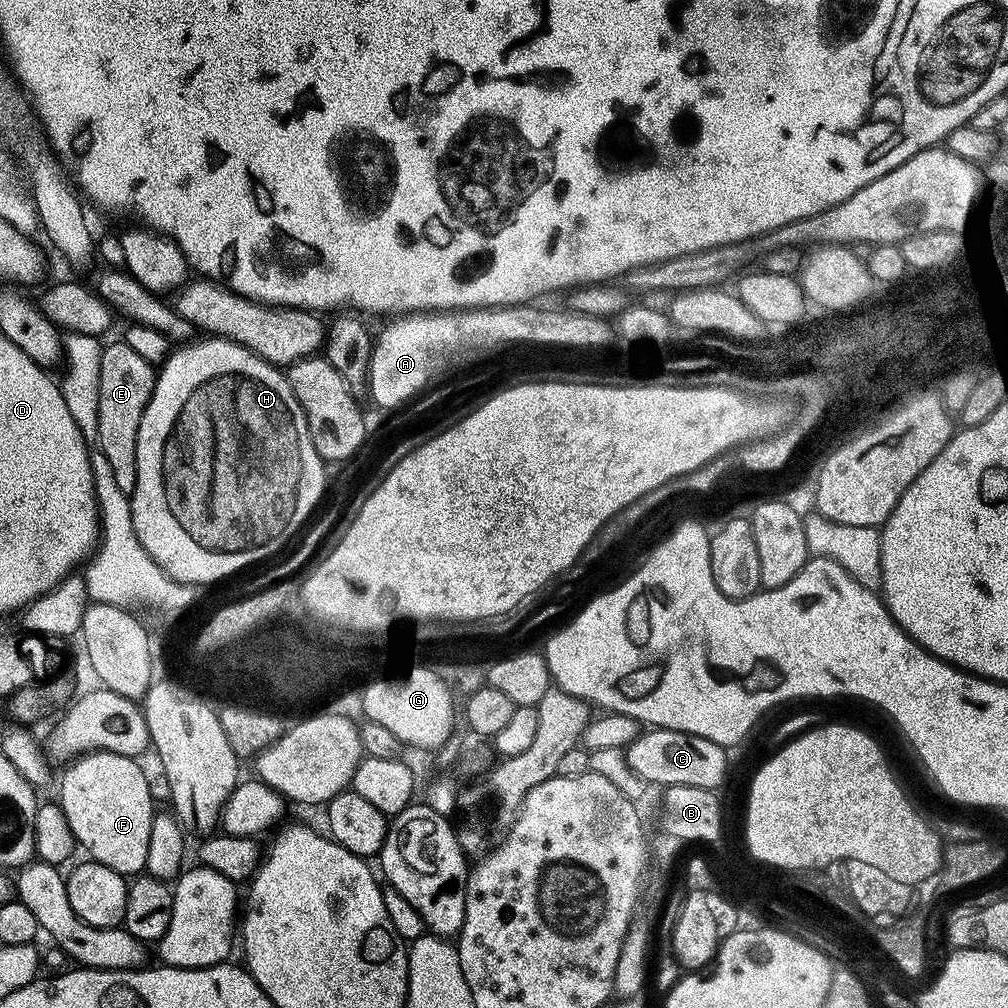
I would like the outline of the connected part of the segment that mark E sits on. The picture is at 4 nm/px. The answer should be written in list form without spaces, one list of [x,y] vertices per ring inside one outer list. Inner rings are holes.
[[[116,338],[113,344],[103,345],[102,370],[98,378],[98,446],[110,461],[114,482],[118,482],[118,487],[129,494],[135,490],[138,478],[138,426],[154,394],[157,375],[157,369],[153,364],[146,362],[146,358],[141,358],[129,344],[124,343],[123,339]]]

